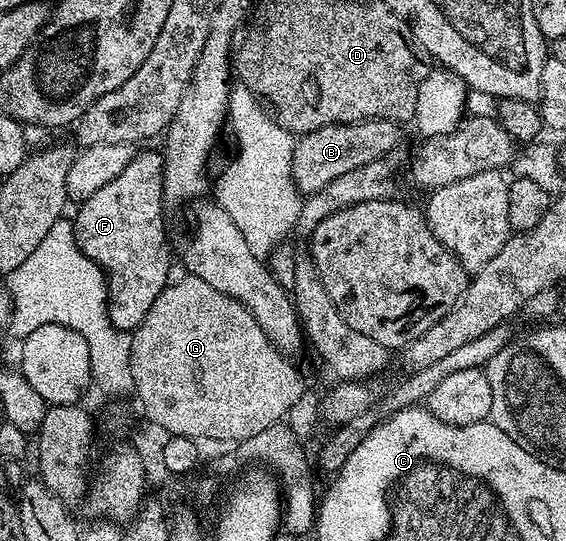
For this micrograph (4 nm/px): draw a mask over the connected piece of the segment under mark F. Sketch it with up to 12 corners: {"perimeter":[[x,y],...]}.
{"perimeter":[[133,153],[75,207],[108,280],[108,319],[138,328],[169,285],[164,155]]}

